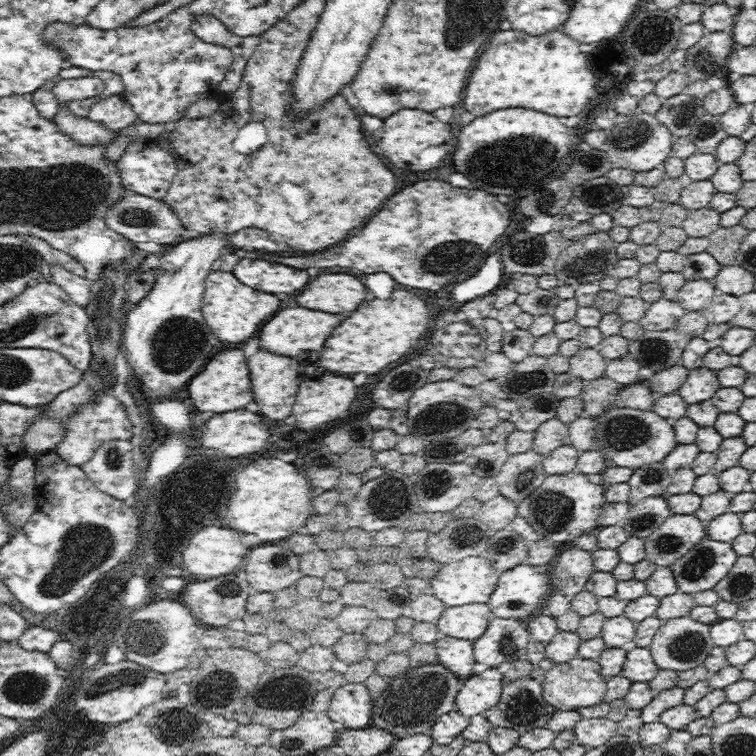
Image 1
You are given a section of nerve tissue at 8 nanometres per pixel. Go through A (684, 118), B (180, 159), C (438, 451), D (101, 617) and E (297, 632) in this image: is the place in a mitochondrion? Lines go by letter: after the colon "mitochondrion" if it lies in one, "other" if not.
A: mitochondrion
B: other
C: mitochondrion
D: other
E: other

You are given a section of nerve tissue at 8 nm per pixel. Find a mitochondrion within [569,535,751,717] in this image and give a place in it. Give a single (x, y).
(685, 648)

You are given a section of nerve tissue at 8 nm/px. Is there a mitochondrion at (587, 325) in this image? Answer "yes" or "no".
no

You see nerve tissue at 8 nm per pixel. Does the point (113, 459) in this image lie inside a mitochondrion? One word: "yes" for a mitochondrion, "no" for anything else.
yes

